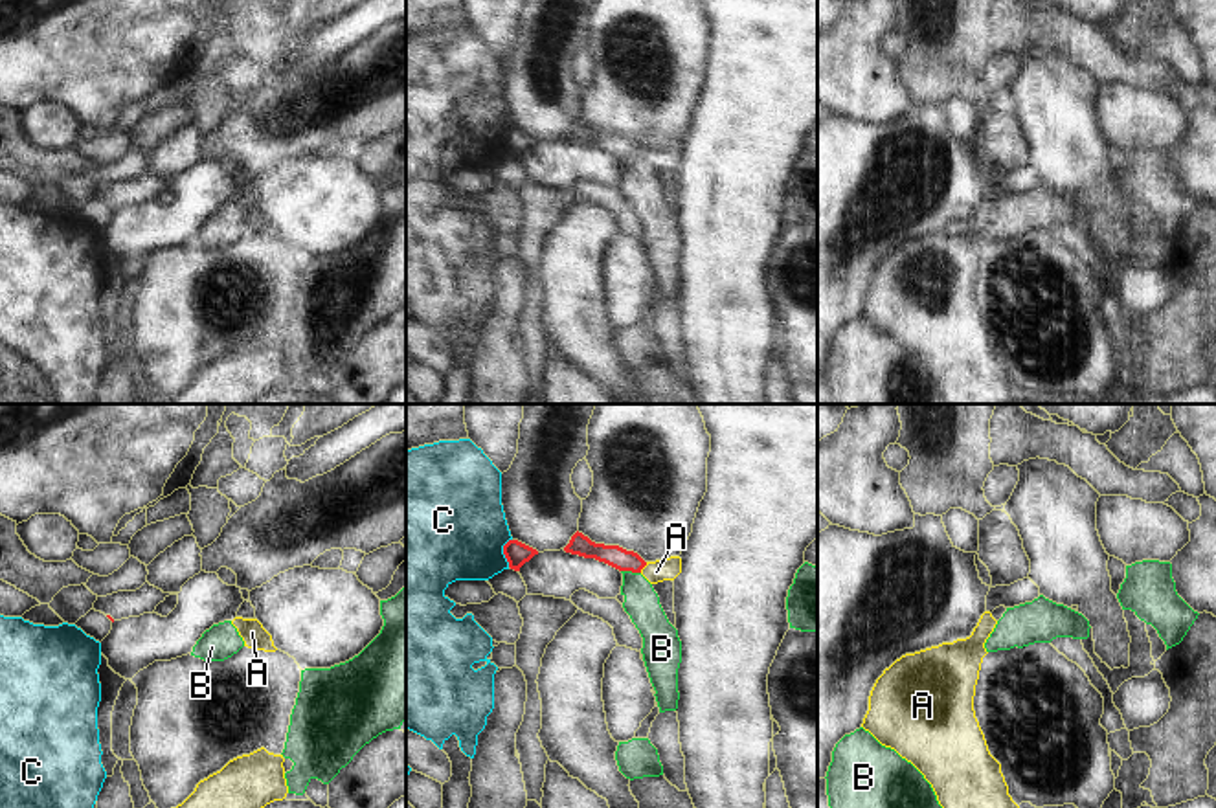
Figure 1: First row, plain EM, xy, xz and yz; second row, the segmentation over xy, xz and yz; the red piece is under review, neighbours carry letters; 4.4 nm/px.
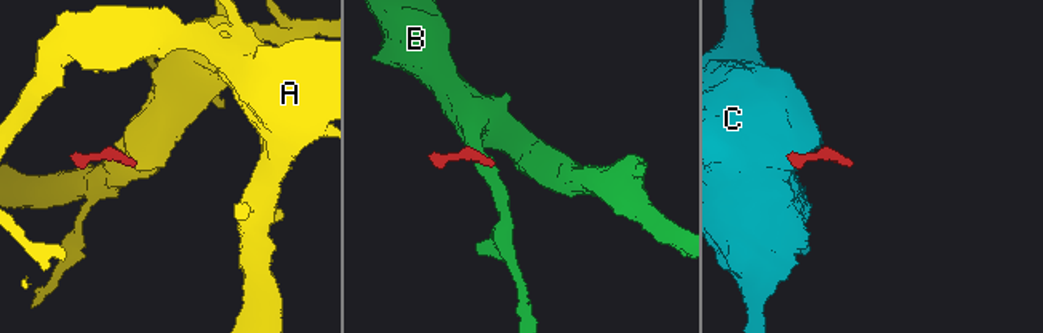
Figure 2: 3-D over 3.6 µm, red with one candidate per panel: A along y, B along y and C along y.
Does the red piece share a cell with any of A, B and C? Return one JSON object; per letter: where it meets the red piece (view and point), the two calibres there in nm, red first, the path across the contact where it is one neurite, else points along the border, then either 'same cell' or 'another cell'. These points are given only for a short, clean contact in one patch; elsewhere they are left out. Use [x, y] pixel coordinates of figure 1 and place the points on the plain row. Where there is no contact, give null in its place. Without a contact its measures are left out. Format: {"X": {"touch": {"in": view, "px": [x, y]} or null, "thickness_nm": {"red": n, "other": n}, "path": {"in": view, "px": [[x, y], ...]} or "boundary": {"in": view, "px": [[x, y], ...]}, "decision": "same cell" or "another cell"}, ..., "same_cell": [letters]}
{"A": {"touch": {"in": "xz", "px": [643, 155]}, "thickness_nm": {"red": 100, "other": 100}, "path": {"in": "xz", "px": [[625, 149], [643, 155], [656, 160]]}, "decision": "same cell"}, "B": {"touch": {"in": "xz", "px": [630, 158]}, "thickness_nm": {"red": 100, "other": 160}, "boundary": {"in": "xz", "px": [[621, 158], [640, 162]]}, "decision": "another cell"}, "C": {"touch": {"in": "xz", "px": [504, 142]}, "thickness_nm": {"red": 110, "other": 460}, "boundary": {"in": "xz", "px": [[511, 127], [504, 134], [504, 145], [509, 155]]}, "decision": "another cell"}, "same_cell": ["A"]}

